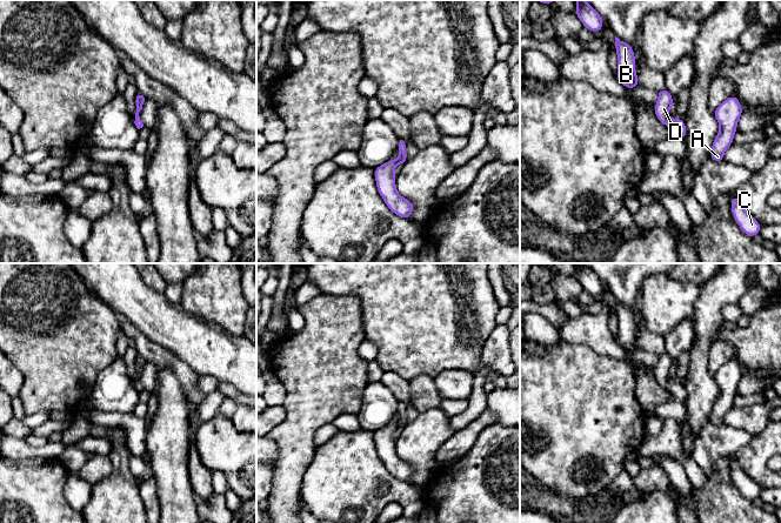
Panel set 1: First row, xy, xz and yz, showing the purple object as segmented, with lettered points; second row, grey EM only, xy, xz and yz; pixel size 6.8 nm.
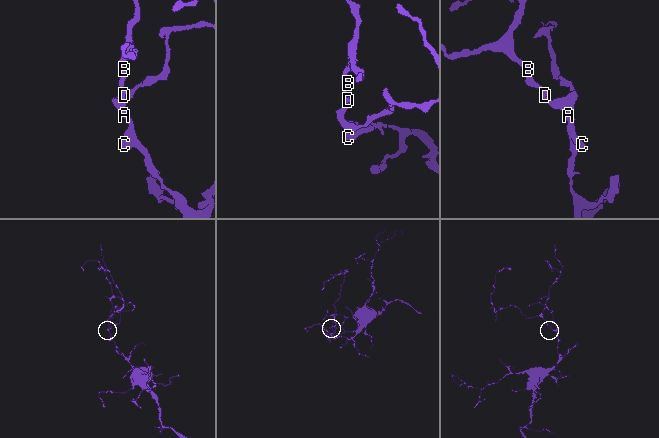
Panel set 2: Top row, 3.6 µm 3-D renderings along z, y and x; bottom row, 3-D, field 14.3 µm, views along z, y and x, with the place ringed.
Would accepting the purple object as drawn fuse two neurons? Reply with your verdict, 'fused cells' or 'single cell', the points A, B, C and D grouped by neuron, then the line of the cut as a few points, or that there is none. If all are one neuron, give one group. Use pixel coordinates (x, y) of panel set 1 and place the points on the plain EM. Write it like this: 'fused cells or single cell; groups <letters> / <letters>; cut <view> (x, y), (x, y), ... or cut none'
single cell; groups A B C D; cut none

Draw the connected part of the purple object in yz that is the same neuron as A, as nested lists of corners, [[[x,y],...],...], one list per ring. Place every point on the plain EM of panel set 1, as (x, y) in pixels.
[[[736,358],[722,364],[714,374],[714,380],[720,388],[720,394],[714,402],[710,414],[710,422],[716,425],[725,425],[723,416],[733,408],[737,385],[743,373]]]

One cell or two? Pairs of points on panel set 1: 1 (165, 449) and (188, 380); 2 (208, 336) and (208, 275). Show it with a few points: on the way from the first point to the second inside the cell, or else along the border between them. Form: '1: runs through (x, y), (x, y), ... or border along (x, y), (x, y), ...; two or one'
1: border along (169, 368), (192, 407); two
2: border along (184, 308), (206, 320), (217, 322), (233, 334); two

